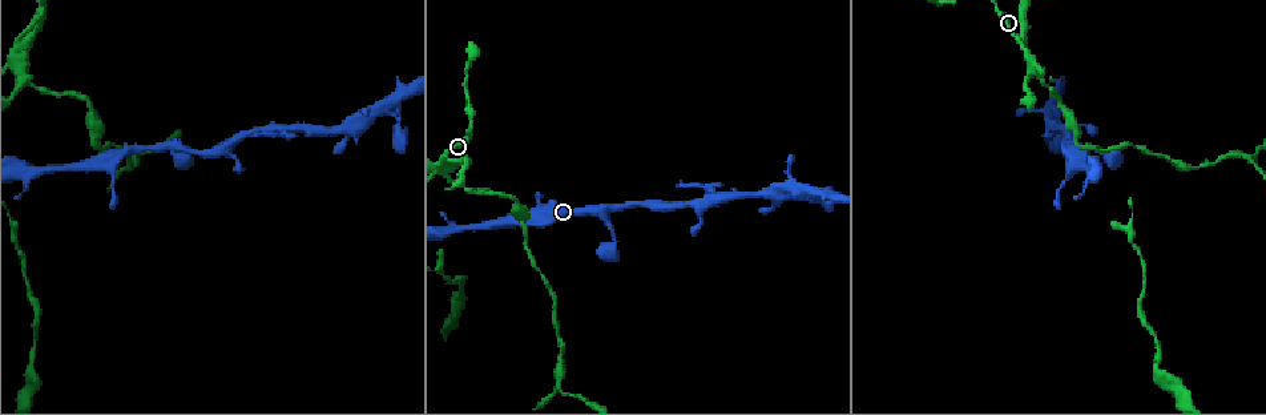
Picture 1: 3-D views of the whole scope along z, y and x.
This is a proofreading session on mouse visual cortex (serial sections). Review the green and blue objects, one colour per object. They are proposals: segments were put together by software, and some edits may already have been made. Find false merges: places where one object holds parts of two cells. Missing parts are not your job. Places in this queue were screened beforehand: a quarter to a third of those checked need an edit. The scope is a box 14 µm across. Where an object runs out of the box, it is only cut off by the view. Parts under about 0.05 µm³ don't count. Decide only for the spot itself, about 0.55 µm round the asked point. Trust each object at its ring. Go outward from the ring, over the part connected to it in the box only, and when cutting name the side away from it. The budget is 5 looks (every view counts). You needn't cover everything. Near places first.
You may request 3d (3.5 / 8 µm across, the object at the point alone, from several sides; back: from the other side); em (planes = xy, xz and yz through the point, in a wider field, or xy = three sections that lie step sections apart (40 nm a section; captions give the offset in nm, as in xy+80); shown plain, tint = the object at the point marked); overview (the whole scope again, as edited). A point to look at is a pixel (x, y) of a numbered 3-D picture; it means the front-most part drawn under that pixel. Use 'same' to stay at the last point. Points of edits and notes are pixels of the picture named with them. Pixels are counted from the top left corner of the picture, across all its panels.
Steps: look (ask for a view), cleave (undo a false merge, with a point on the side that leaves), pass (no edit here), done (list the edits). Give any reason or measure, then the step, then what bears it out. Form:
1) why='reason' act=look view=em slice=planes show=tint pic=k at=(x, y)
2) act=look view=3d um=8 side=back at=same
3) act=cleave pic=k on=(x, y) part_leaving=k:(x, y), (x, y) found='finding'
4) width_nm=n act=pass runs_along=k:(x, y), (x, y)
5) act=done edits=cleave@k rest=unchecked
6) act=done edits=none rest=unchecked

why='branch point' act=look view=3d um=3.5 pic=1 at=(20, 70)

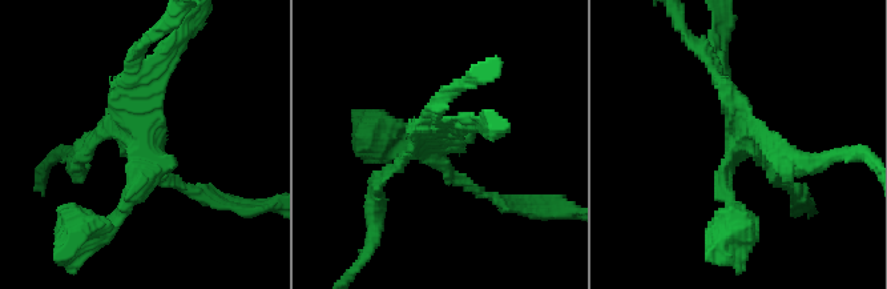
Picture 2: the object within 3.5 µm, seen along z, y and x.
why='need the tissue' act=look view=em slice=xy step=5 show=tint pic=2 at=(436, 145)

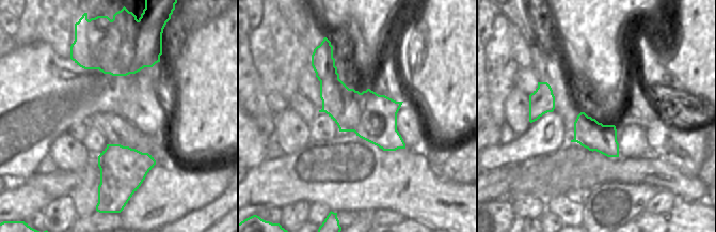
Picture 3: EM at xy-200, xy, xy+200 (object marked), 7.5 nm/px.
act=cleave pic=2 on=(144, 187) border=3:(362, 93), (362, 117), (353, 130) found='a second cell is stuck on'

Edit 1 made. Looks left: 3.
why='see it whole again' act=look view=overview

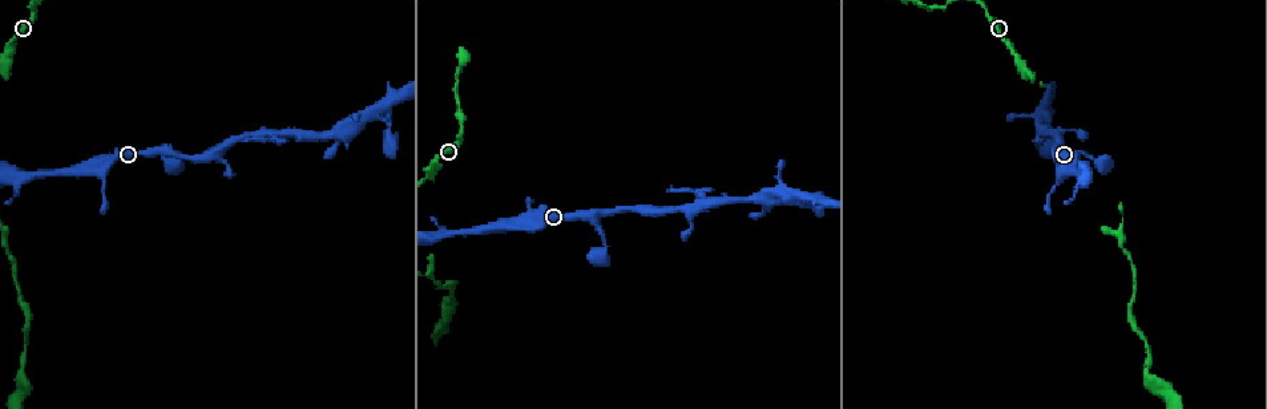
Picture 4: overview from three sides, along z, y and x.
why='abrupt turn' act=look view=3d um=3.5 pic=4 at=(695, 210)

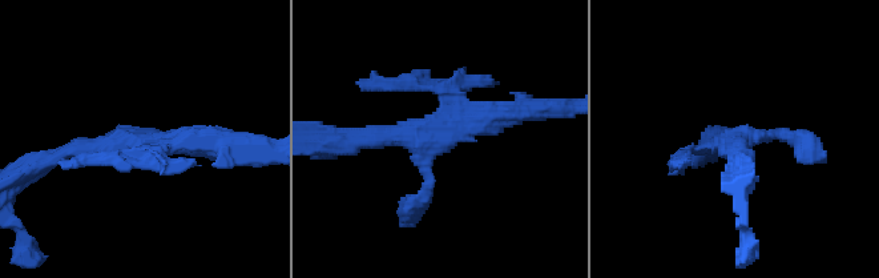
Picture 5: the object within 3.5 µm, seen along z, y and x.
act=look view=em slice=planes show=tint pic=5 at=(730, 139)

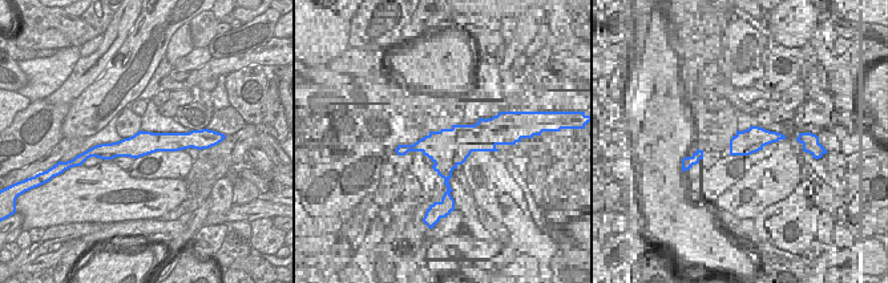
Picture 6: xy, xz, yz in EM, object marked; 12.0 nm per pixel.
act=pass runs_along=5:(349, 144), (467, 131), (520, 109) found='continuous, no second cell'

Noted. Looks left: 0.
act=done edits=cleave@2 rest=unchecked

